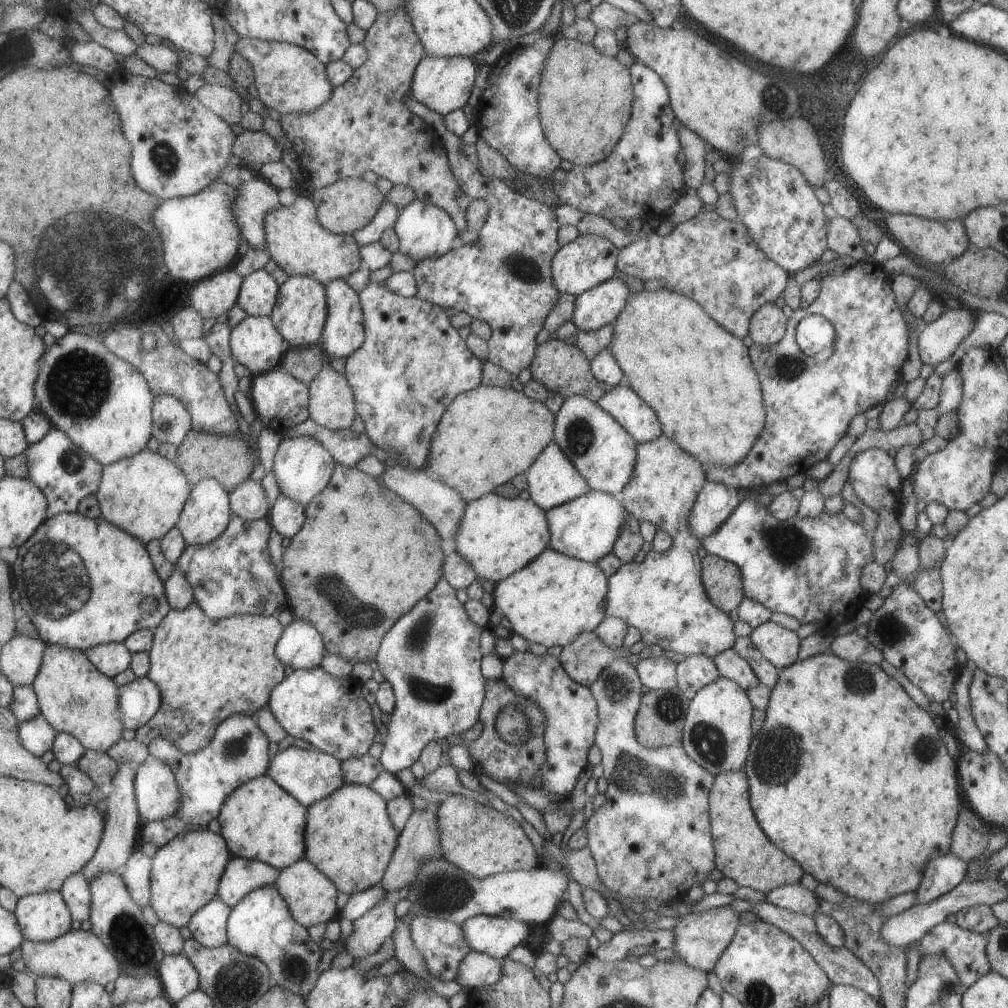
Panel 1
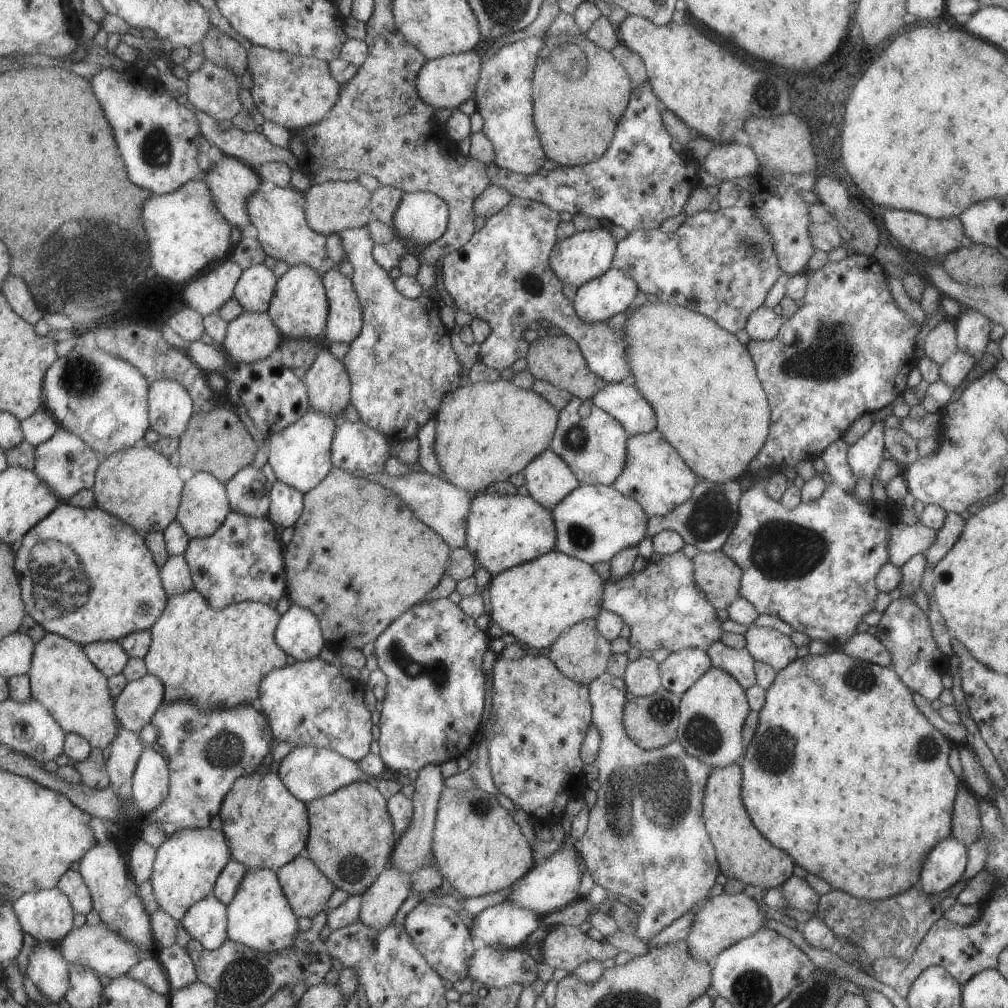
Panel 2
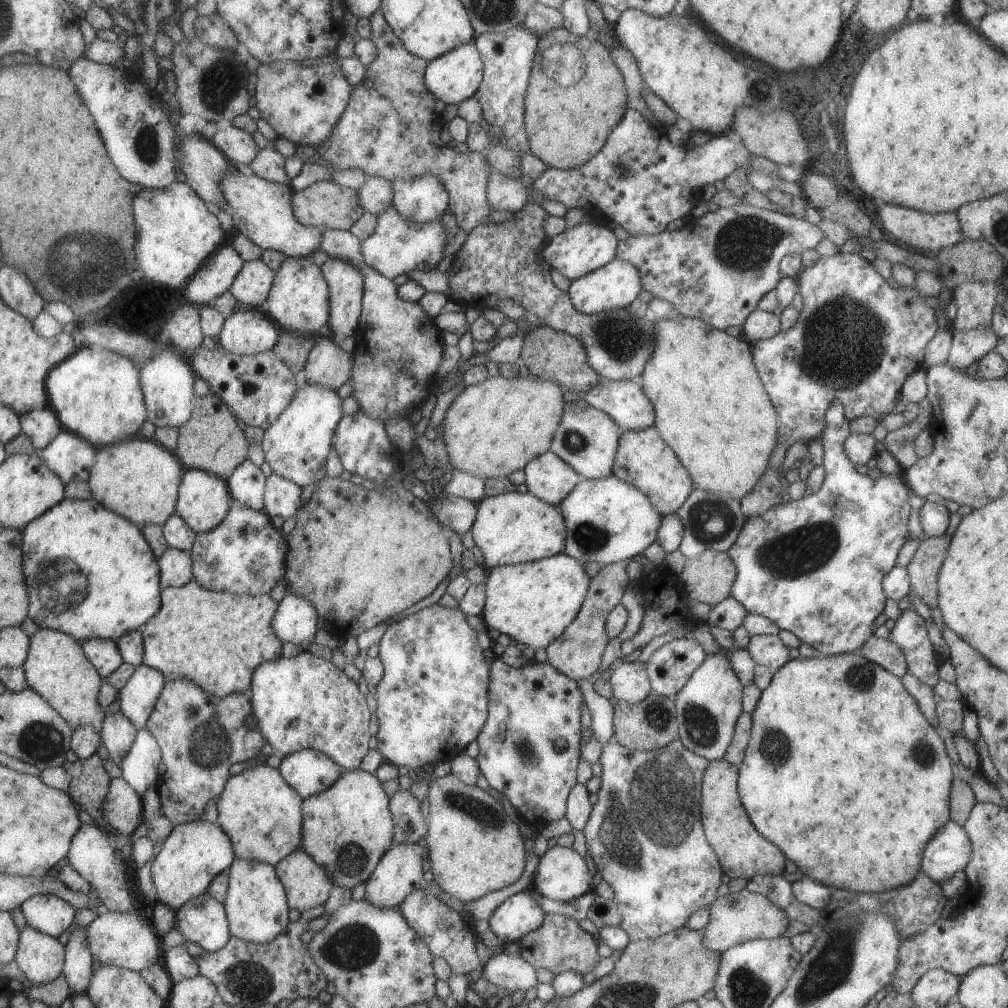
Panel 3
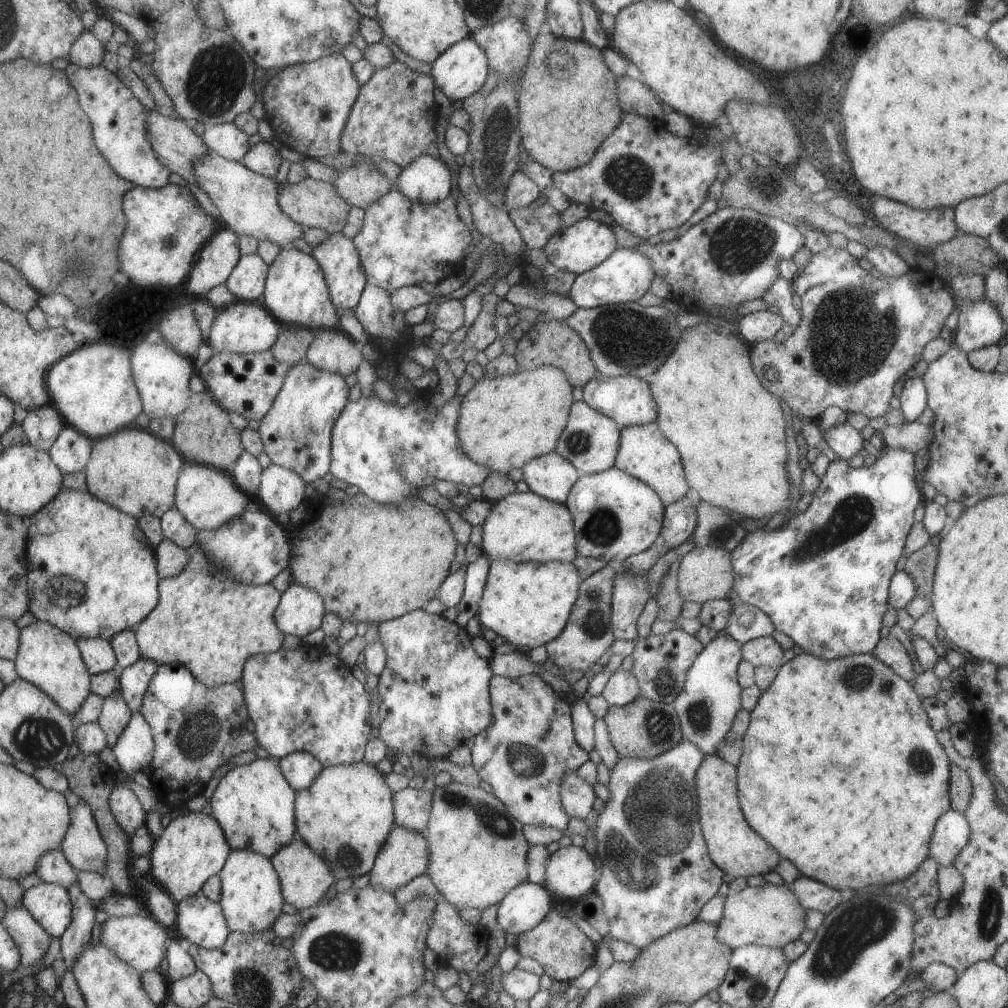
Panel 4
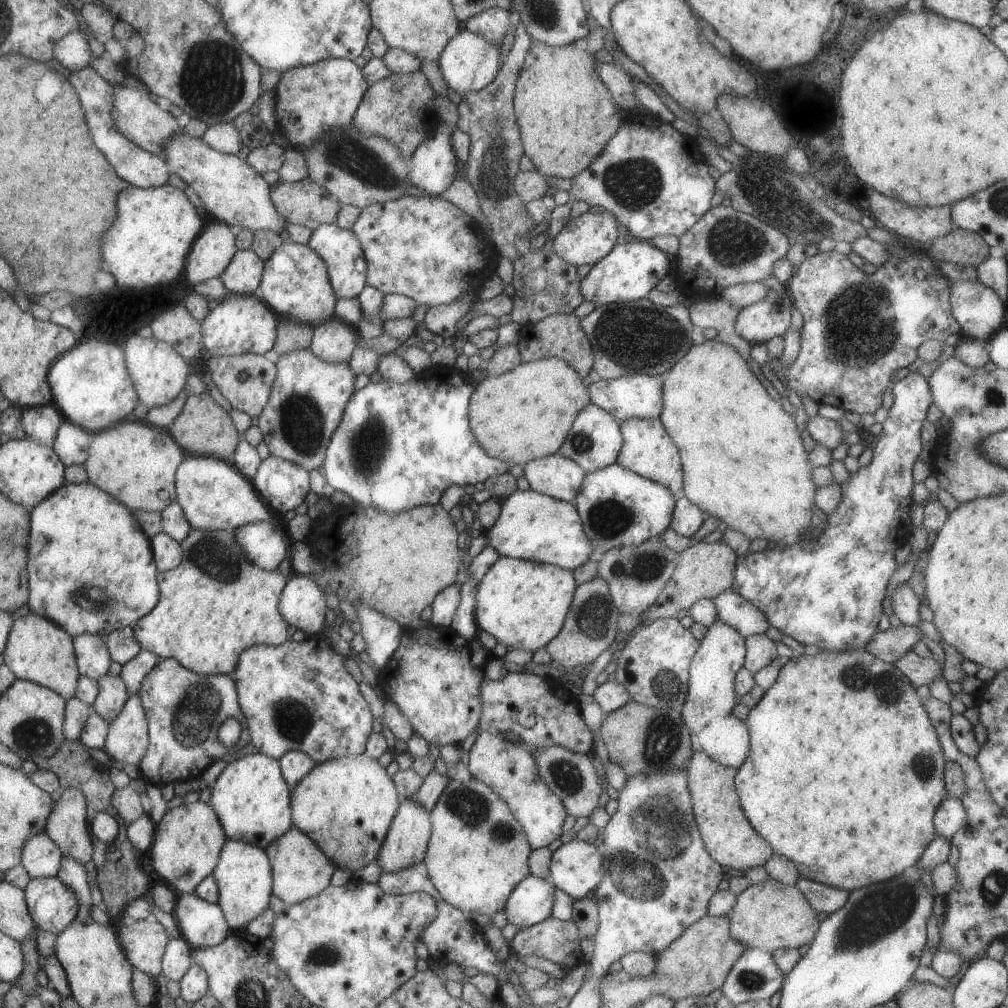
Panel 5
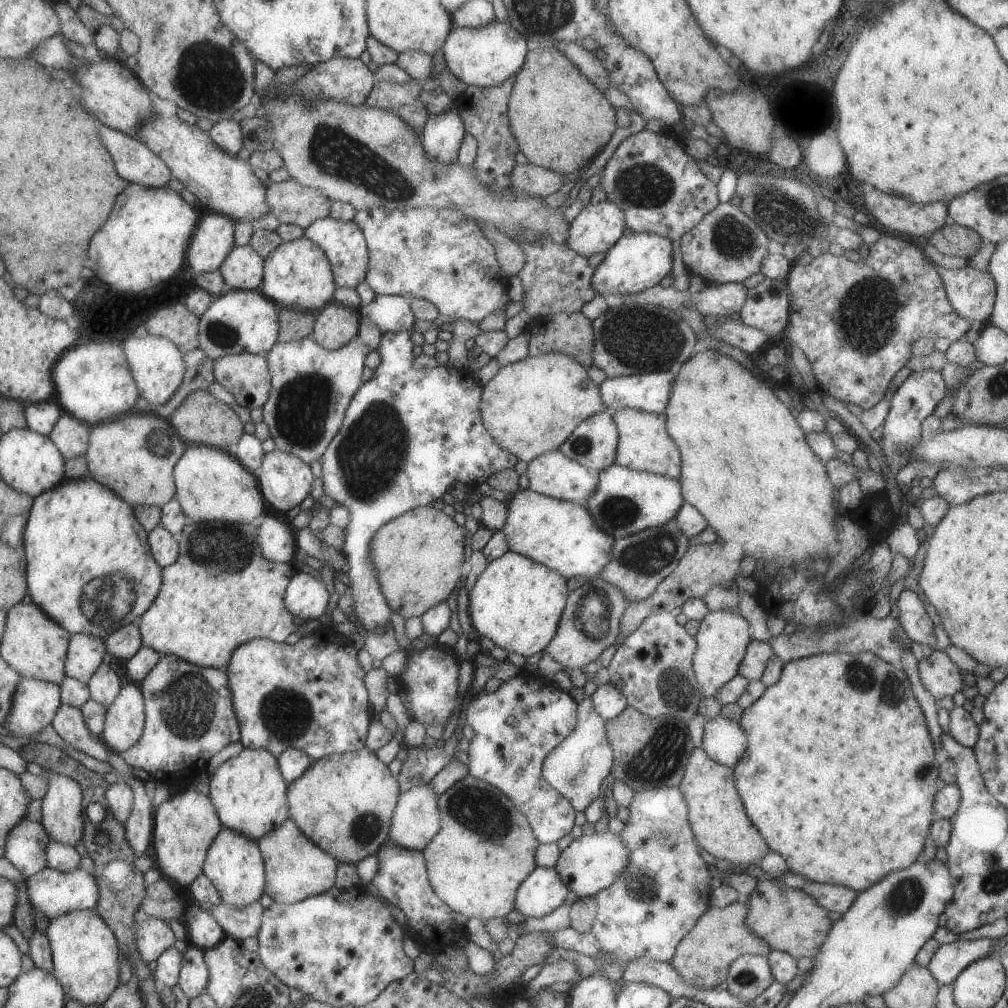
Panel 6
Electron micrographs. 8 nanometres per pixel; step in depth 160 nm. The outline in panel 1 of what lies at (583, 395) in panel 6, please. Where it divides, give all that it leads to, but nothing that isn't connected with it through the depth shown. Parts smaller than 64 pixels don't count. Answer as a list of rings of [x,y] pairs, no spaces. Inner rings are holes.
[[[483,384],[476,386],[473,390],[459,393],[452,401],[447,405],[447,408],[443,411],[438,425],[435,427],[434,433],[430,440],[429,452],[426,458],[425,470],[439,479],[442,483],[445,483],[449,488],[452,488],[465,503],[474,501],[480,496],[493,493],[497,486],[509,483],[510,480],[519,473],[525,473],[531,466],[531,463],[541,454],[541,451],[553,440],[553,427],[554,416],[547,410],[547,407],[539,401],[531,400],[527,398],[521,391],[515,391],[509,387],[488,387]]]

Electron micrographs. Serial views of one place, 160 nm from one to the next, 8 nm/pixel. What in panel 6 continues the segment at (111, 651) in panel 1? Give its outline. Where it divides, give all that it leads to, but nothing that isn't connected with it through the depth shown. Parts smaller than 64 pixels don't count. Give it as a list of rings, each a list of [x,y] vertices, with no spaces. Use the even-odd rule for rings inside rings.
[[[73,633],[68,640],[64,673],[87,684],[105,654],[104,639],[93,634]]]

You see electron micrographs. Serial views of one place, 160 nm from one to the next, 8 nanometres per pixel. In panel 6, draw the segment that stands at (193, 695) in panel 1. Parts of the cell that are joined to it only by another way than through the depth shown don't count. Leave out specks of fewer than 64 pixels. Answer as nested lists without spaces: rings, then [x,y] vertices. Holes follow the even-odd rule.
[[[201,521],[198,523],[188,522],[183,530],[177,536],[179,556],[174,563],[161,569],[161,586],[155,600],[151,606],[140,616],[138,631],[140,632],[143,647],[152,648],[155,652],[162,655],[172,655],[177,659],[197,665],[200,667],[213,667],[217,670],[227,672],[227,665],[231,653],[240,644],[249,642],[251,639],[269,639],[270,641],[280,643],[295,632],[297,626],[293,623],[292,614],[283,604],[284,590],[289,579],[294,575],[296,568],[285,563],[269,562],[261,554],[257,544],[257,522],[255,523],[222,523],[221,521]]]

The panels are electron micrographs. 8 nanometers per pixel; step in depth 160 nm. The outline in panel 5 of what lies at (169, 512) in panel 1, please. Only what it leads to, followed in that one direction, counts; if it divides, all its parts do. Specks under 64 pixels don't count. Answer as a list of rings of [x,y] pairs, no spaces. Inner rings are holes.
[[[129,417],[114,426],[93,434],[88,446],[87,458],[82,465],[89,483],[116,498],[129,510],[160,513],[168,504],[176,502],[174,474],[185,456],[184,450],[175,440],[172,440],[172,436],[165,429],[147,424],[145,420],[136,421]]]

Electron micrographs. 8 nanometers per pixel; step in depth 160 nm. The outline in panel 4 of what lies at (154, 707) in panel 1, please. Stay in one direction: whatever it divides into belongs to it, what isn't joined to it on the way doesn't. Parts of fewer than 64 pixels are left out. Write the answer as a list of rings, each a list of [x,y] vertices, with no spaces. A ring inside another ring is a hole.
[[[140,658],[131,666],[118,669],[120,695],[131,713],[140,712],[143,693],[157,667],[155,661]]]

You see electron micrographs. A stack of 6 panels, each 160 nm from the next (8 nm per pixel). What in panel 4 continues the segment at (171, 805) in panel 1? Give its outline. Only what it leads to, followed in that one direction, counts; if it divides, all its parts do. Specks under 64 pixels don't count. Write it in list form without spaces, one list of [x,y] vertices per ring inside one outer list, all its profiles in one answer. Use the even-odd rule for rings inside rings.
[[[131,713],[129,722],[116,738],[110,750],[127,778],[135,772],[146,771],[153,758],[154,742],[151,729],[141,713]]]

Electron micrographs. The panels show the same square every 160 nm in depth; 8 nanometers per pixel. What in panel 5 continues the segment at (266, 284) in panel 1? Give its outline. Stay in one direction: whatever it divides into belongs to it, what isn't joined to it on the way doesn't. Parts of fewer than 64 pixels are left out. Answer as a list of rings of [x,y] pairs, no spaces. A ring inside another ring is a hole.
[[[250,248],[238,250],[218,277],[229,294],[255,295],[263,267],[264,262]]]

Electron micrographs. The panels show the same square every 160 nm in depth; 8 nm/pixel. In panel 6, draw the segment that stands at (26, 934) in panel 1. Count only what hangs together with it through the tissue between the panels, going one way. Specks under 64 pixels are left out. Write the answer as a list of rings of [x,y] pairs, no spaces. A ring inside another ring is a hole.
[[[80,866],[75,870],[62,873],[46,867],[31,876],[25,878],[23,884],[26,886],[26,893],[31,906],[37,912],[41,912],[47,920],[71,911],[91,909],[96,906],[98,899],[98,886],[94,876],[85,872]]]

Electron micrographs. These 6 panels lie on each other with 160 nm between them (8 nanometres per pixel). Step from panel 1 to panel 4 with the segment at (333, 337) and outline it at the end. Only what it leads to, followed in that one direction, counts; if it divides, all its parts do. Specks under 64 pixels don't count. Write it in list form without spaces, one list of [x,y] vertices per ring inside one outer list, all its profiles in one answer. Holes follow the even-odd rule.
[[[341,232],[328,234],[319,245],[312,248],[312,257],[323,271],[331,302],[339,317],[343,310],[351,309],[358,303],[361,291],[367,286],[366,274],[361,266],[353,241]]]

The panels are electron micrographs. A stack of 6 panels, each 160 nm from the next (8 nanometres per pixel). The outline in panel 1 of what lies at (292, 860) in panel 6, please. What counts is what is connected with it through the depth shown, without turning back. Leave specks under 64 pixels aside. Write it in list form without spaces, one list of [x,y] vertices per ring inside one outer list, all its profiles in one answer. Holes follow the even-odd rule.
[[[305,858],[280,869],[275,887],[295,922],[298,922],[303,928],[307,929],[313,924],[327,923],[337,918],[339,910],[335,905],[335,896],[337,896],[338,890],[324,874],[321,874]]]

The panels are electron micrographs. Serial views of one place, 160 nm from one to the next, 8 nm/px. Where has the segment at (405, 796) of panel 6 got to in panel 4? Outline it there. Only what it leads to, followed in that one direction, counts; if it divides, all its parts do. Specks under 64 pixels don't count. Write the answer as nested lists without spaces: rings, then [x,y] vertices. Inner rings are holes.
[[[395,824],[387,835],[385,842],[379,848],[374,858],[373,866],[368,872],[369,884],[379,887],[387,892],[392,892],[412,878],[425,874],[428,865],[428,844],[425,834],[397,827]]]

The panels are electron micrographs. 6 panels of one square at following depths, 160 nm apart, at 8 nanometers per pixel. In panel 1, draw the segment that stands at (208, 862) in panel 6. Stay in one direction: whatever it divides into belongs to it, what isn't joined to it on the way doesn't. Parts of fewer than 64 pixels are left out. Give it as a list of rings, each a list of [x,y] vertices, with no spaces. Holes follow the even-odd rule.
[[[261,887],[240,898],[230,908],[226,920],[226,942],[243,954],[258,958],[267,967],[270,986],[288,990],[305,998],[315,986],[322,948],[313,941],[307,929],[291,916],[276,887]]]

